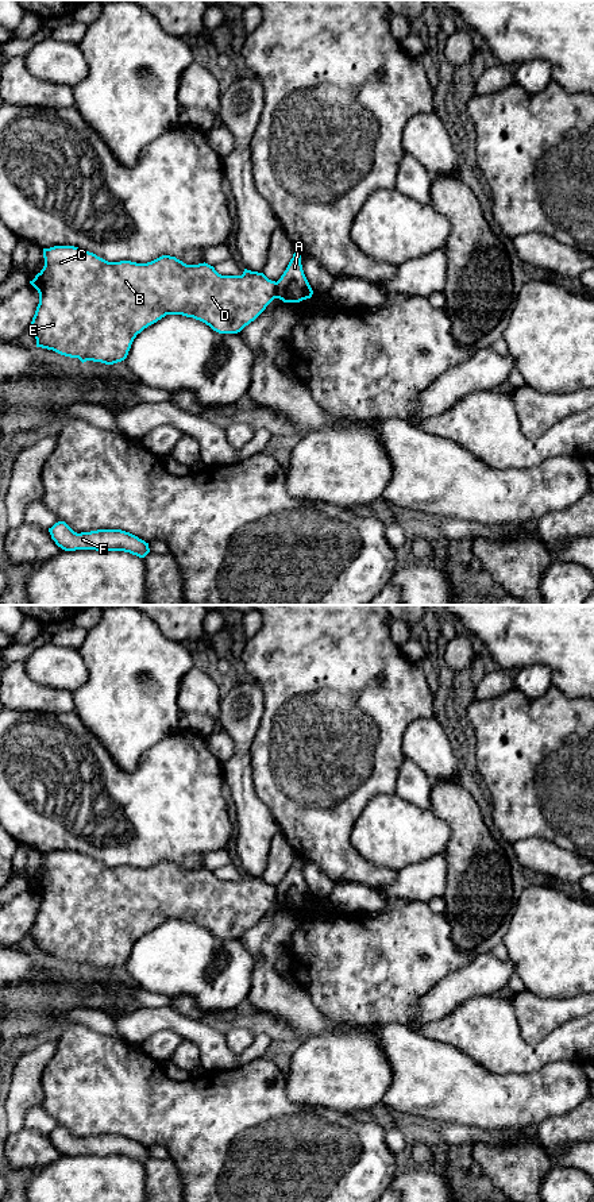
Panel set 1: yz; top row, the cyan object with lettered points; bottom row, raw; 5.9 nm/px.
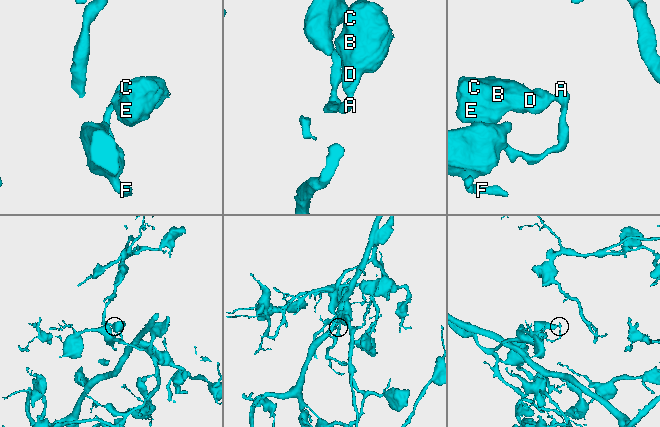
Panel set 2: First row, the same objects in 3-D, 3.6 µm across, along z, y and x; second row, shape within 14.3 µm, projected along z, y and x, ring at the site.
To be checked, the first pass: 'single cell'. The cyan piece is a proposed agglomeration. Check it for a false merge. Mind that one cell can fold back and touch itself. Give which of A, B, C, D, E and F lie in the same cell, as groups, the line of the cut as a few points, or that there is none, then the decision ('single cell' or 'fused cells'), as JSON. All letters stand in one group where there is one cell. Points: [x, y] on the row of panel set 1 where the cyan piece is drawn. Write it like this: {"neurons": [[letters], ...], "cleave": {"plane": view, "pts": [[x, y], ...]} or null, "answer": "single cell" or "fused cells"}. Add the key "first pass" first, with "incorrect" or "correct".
{"first pass": "incorrect", "neurons": [["A", "F"], ["B", "C", "D", "E"]], "cleave": {"plane": "yz", "pts": [[276, 282], [277, 297]]}, "answer": "fused cells"}

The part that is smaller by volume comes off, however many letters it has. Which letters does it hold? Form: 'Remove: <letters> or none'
Remove: B, C, D, E

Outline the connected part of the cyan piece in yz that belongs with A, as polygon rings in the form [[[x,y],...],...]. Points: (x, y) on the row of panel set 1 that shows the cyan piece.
[[[296,251],[286,270],[277,281],[277,298],[284,303],[300,303],[310,298],[313,290],[304,274],[301,255]]]

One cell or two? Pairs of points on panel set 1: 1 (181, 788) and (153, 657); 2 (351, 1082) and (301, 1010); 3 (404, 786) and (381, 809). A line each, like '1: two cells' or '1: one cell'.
1: two cells
2: two cells
3: two cells

